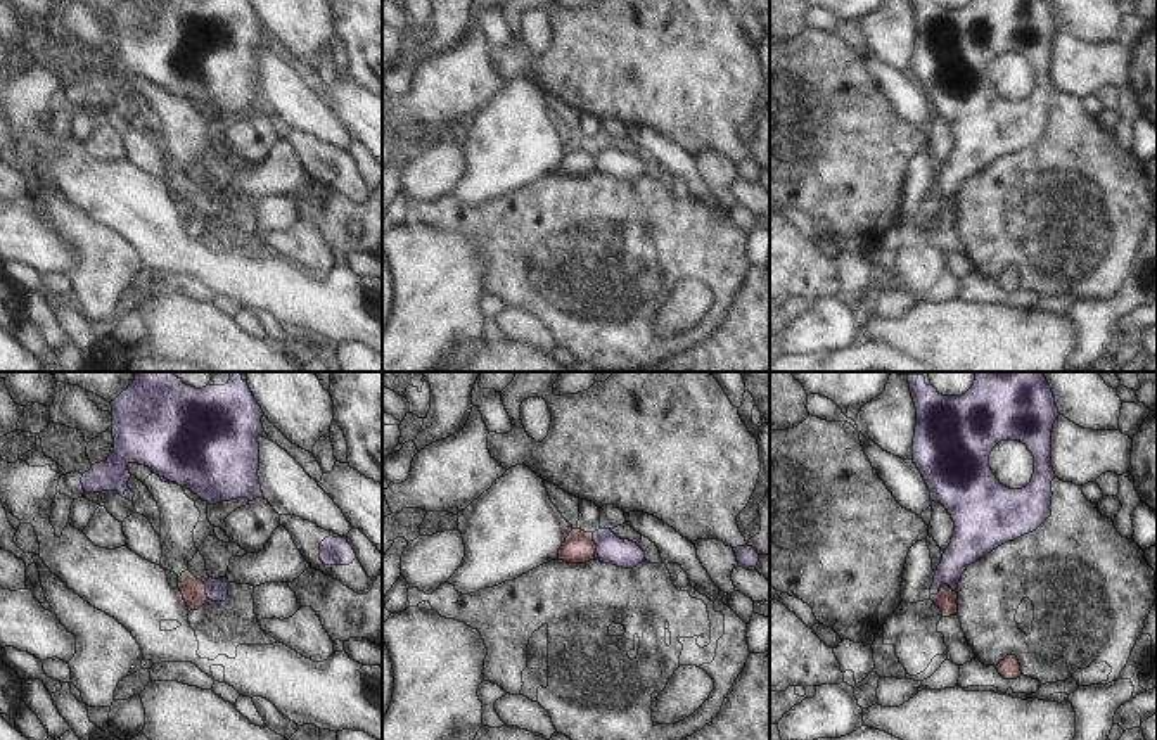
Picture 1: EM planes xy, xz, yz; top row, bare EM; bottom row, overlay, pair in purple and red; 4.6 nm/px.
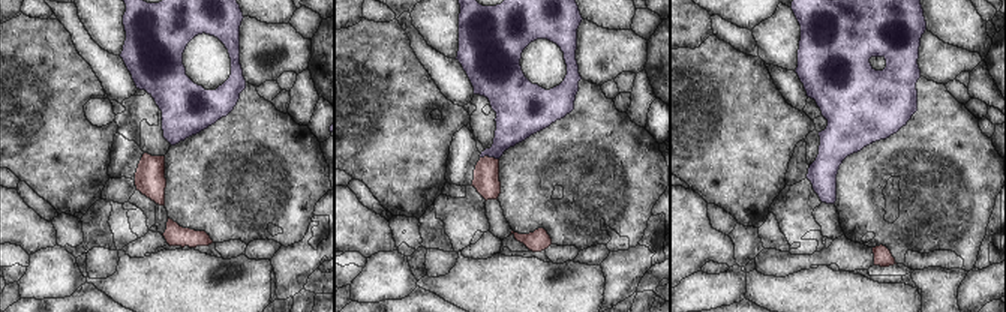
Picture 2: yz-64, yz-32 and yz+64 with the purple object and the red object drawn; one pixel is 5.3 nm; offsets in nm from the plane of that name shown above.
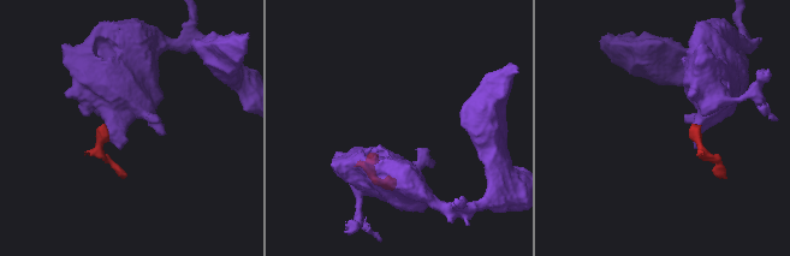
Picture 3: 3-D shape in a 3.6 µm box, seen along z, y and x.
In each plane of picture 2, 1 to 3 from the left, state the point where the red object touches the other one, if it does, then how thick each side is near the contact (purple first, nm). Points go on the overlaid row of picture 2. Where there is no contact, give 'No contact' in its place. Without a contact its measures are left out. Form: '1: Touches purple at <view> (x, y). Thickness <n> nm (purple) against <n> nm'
1: No contact
2: Touches purple at yz-32 (489, 156). Thickness 220 nm (purple) against 140 nm
3: No contact.

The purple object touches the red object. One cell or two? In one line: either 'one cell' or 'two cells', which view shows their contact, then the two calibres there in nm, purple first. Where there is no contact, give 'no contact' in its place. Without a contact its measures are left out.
two cells | yz | 180/100 nm

